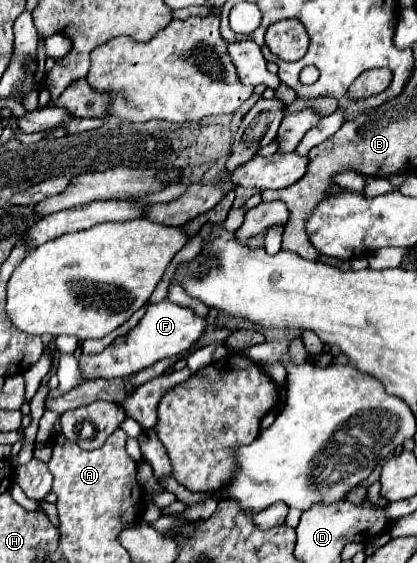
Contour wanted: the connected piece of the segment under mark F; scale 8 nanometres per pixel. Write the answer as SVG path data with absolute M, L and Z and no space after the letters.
M161 300L157 304L149 304L145 316L139 320L135 328L131 328L125 336L117 338L111 346L107 346L99 354L81 354L79 356L79 368L83 380L97 380L97 378L127 378L157 360L177 356L185 352L191 344L197 342L197 338L205 330L205 318L195 316L191 310L177 306L169 300Z

